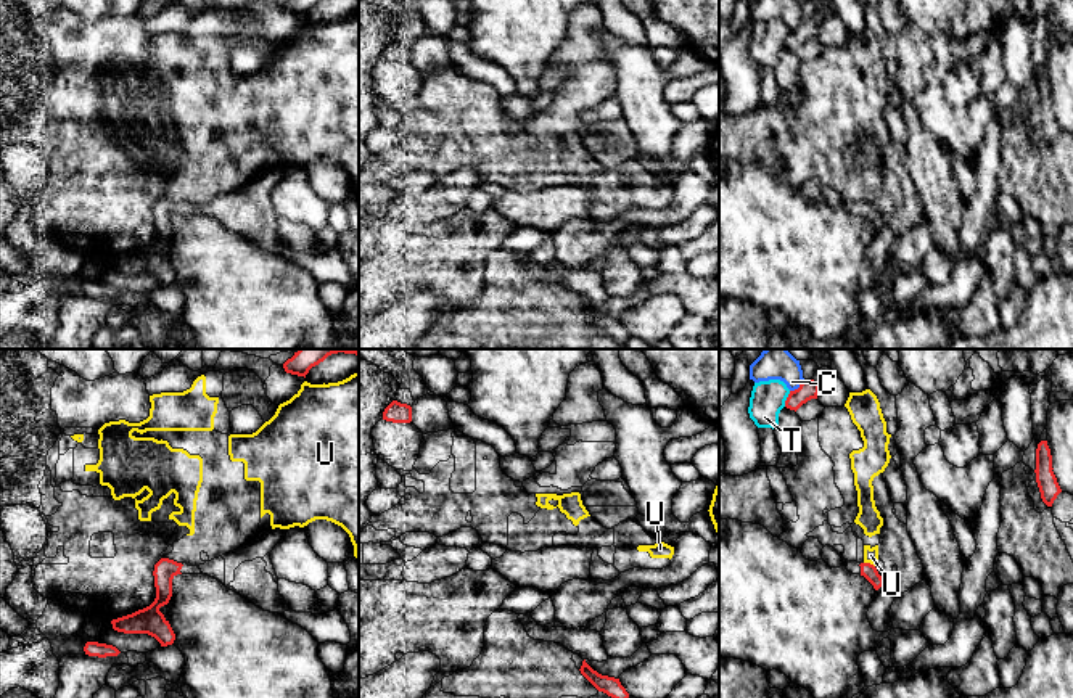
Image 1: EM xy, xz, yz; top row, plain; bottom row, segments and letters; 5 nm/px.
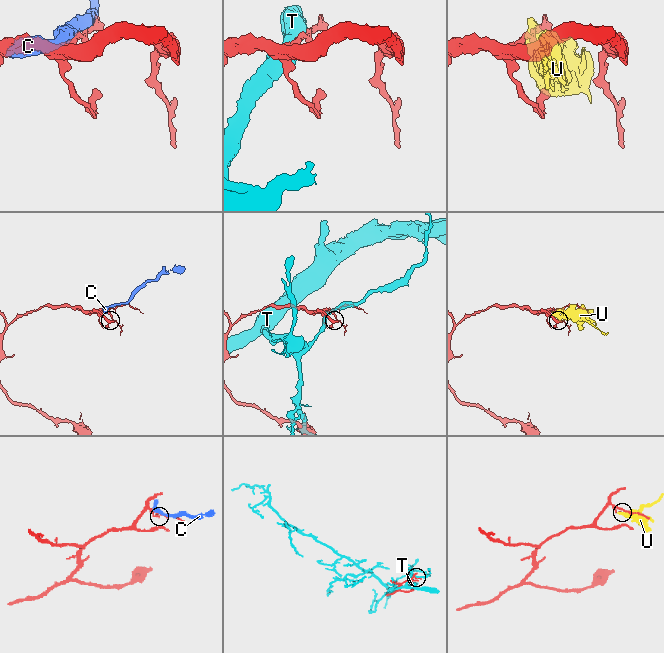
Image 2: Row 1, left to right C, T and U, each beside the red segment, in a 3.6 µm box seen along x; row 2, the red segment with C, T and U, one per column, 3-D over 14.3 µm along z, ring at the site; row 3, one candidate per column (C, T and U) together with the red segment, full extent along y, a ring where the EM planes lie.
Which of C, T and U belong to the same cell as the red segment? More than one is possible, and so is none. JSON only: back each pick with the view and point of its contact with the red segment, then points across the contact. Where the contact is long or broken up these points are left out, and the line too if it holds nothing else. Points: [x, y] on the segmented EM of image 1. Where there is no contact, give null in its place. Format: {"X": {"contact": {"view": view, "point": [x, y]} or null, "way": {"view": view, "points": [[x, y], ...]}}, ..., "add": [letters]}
{"add": []}

